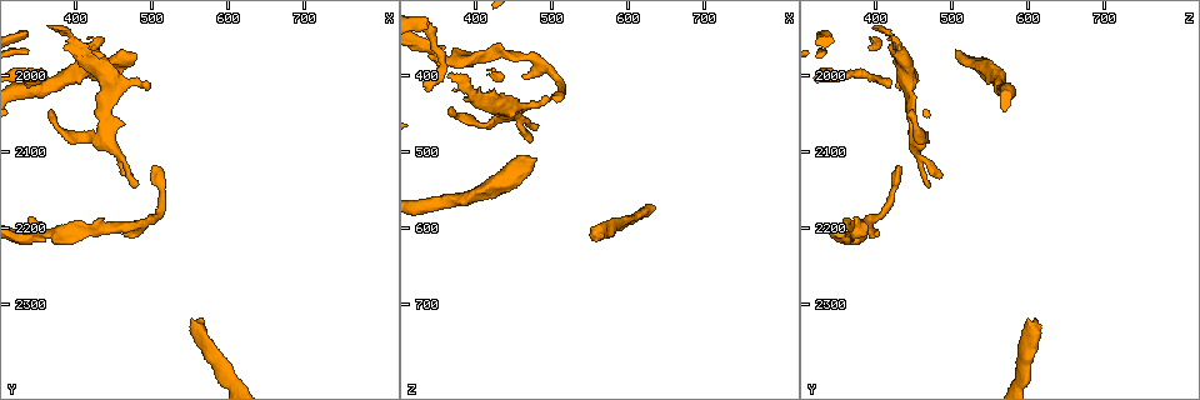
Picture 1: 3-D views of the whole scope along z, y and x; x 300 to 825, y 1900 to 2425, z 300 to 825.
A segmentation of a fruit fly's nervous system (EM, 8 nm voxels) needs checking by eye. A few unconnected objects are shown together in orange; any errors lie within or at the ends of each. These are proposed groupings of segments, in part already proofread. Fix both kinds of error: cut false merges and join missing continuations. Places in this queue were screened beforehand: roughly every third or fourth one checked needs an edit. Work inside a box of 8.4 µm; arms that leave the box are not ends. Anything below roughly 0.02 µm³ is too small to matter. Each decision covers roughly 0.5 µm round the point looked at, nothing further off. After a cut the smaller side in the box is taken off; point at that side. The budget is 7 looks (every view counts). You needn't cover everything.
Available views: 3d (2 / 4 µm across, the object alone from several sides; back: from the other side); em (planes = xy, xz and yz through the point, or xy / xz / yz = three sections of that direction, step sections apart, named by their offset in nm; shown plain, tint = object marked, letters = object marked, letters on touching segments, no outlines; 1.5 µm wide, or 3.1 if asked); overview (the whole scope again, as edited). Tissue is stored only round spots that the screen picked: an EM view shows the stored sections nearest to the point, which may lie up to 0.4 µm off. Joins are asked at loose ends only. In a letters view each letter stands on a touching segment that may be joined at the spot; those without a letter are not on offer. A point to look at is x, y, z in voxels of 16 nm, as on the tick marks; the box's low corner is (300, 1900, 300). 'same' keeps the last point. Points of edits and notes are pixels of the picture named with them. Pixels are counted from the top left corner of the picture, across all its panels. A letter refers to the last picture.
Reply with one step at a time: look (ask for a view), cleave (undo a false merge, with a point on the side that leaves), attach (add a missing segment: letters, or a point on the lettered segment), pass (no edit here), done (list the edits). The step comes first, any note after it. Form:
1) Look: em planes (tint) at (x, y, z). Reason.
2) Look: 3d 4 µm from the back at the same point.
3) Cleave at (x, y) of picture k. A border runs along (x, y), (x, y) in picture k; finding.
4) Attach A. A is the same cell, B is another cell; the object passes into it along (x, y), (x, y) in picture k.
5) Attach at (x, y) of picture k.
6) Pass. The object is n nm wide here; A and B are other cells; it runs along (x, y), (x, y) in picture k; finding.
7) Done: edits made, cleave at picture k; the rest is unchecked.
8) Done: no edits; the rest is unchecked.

Look: em yz step 4 (letters) at (480, 1970, 510). End of a long branch.

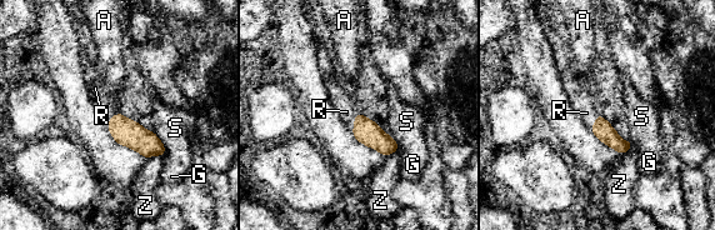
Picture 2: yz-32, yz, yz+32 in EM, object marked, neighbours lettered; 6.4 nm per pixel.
Look: em planes (letters) at the same point. Cut it another way.

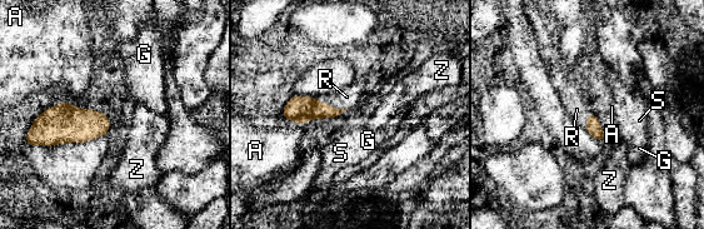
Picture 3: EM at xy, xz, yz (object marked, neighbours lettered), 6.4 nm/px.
Attach at (346, 96) of picture 3. R is the same cell, A, G, S and Z are other cells; the neuron continues.

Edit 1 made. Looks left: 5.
Look: 3d 4 µm at (465, 2065, 445). Free end.

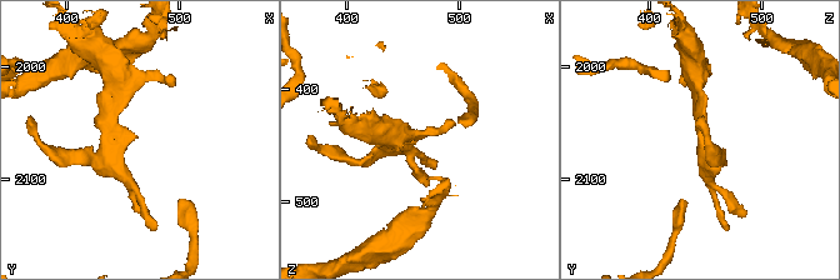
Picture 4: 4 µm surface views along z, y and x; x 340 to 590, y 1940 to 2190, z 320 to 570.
Look: em planes (plain) at (464, 2062, 446). Shape alone is not enough.

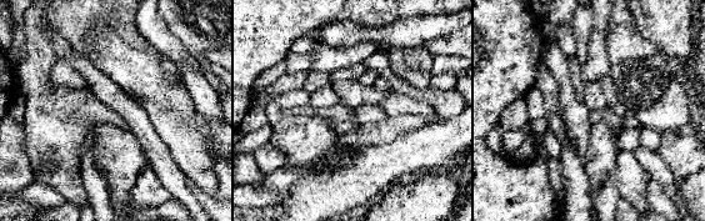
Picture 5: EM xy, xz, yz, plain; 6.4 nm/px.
Look: em planes (letters) at the same point.

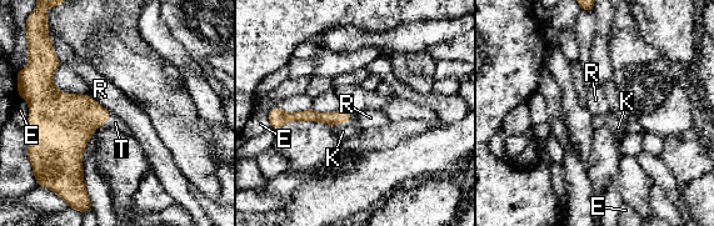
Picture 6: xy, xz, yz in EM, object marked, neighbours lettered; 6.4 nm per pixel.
Attach at (115, 122) of picture 6. T is the same cell, E, K and R are other cells; the object passes into it along (83, 114), (106, 120), (115, 122) in picture 6; it goes on there.

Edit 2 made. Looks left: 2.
Look: overview.

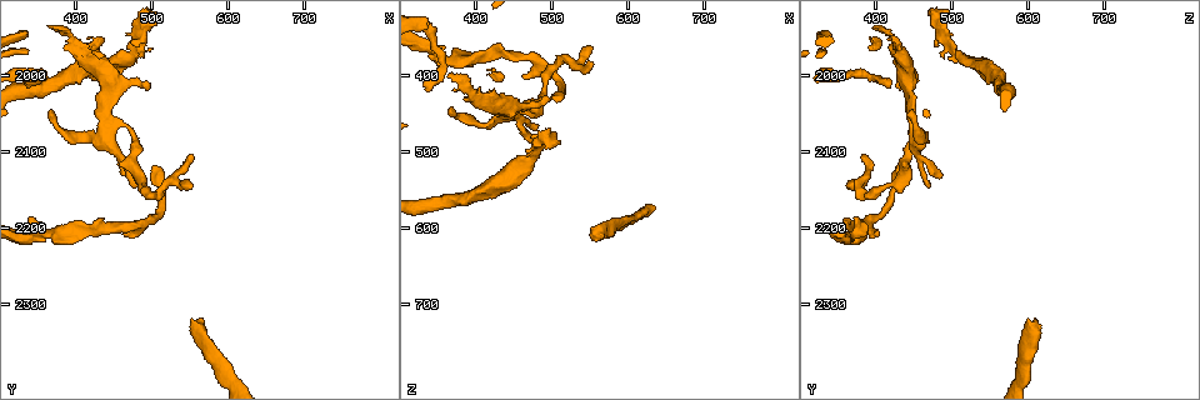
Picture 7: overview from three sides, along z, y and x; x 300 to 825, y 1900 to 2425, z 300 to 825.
Look: em xz step 8 (letters) at (460, 2205, 400). Free end.

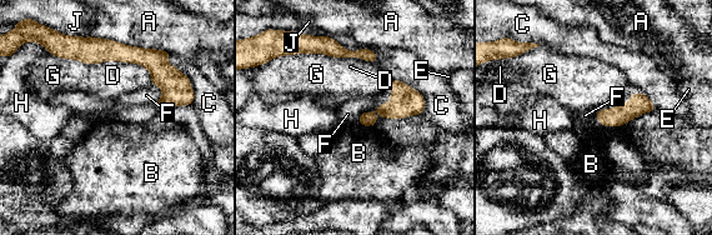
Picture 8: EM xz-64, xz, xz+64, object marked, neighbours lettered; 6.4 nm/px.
Pass. The object is 100 nm wide here; the longest contact is with A, 550 nm; A, B, C, D, E, F, G, H and J are other cells; no lettered segment goes on from it.

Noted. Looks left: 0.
Done: edits made, attach at picture 3, attach at picture 6; the rest is unchecked.

